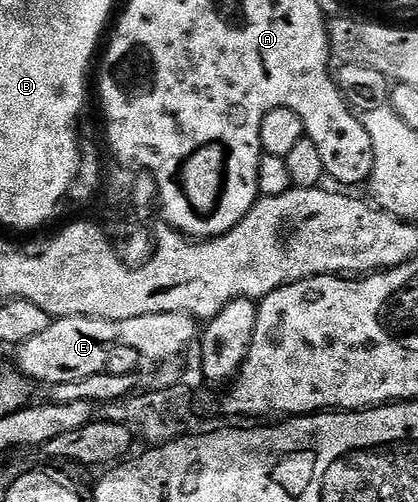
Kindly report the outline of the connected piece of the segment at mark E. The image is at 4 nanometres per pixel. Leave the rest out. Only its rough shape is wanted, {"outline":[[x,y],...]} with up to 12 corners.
{"outline":[[59,317],[16,346],[49,387],[106,372],[118,322]]}

